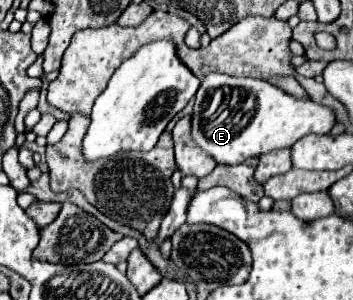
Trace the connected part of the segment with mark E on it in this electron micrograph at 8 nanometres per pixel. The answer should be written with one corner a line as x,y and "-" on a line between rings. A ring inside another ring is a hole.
210,73
194,97
192,139
216,163
240,165
250,157
292,147
304,135
330,133
334,123
332,109
310,99
296,99
264,79

